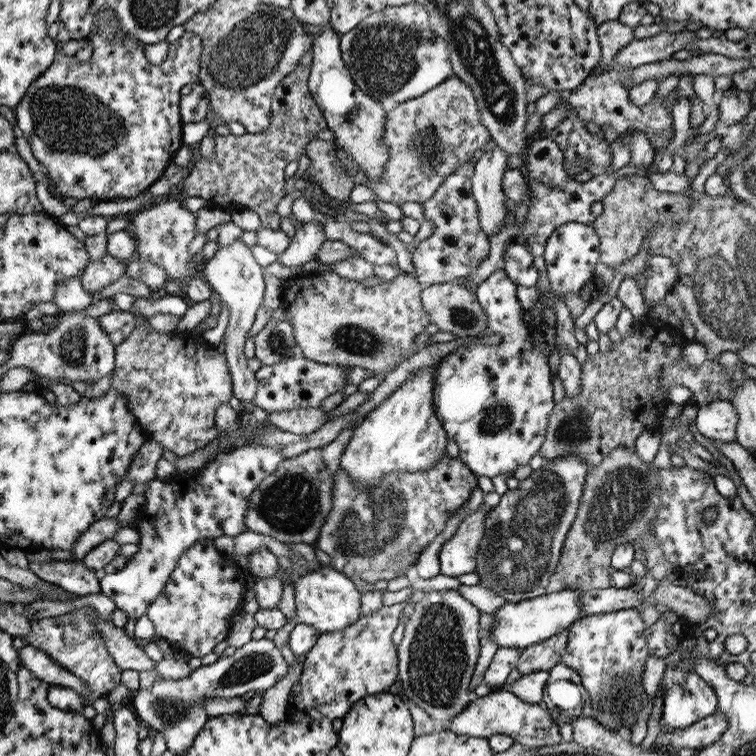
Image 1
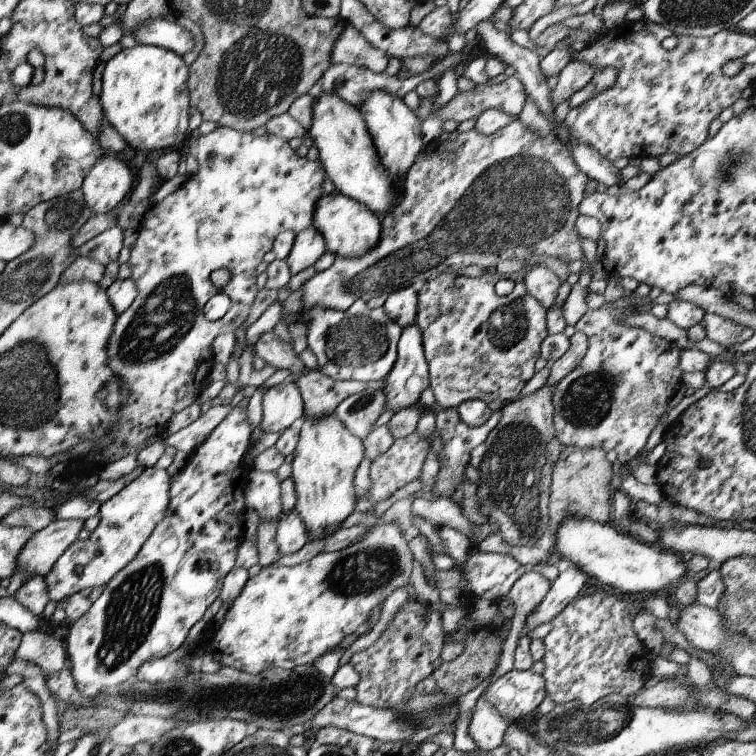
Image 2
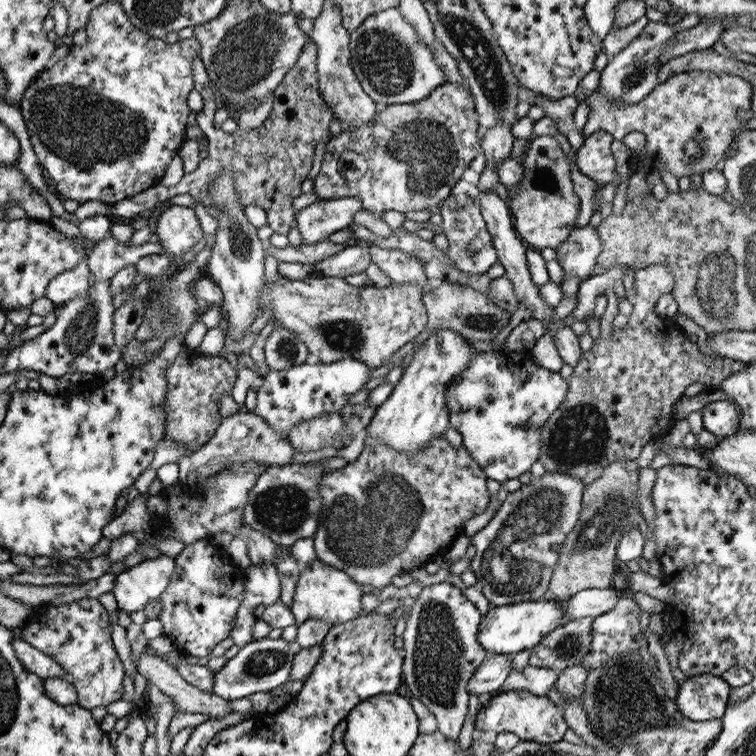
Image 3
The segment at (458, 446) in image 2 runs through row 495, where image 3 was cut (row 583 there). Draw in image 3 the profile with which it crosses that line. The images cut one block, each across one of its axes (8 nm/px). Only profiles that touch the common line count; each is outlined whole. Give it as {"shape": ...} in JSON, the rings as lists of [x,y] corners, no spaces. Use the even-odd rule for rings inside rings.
{"shape":[[[439,582],[433,586],[423,586],[421,594],[415,598],[403,630],[403,684],[409,690],[409,698],[419,700],[435,718],[437,732],[457,742],[461,734],[469,696],[465,686],[473,670],[487,660],[487,652],[475,642],[477,628],[483,616],[477,608],[465,600],[465,596],[451,582]]]}

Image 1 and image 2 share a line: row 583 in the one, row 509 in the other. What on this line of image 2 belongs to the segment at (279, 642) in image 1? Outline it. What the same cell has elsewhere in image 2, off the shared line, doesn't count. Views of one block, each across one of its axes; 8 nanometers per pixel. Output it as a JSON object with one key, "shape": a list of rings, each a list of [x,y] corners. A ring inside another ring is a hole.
{"shape":[[[335,412],[325,414],[317,420],[303,416],[299,442],[293,450],[291,460],[291,478],[297,492],[297,504],[293,510],[299,514],[307,532],[311,534],[309,540],[321,540],[325,536],[331,536],[339,522],[351,514],[357,502],[353,474],[363,454],[363,442],[343,426]]]}

